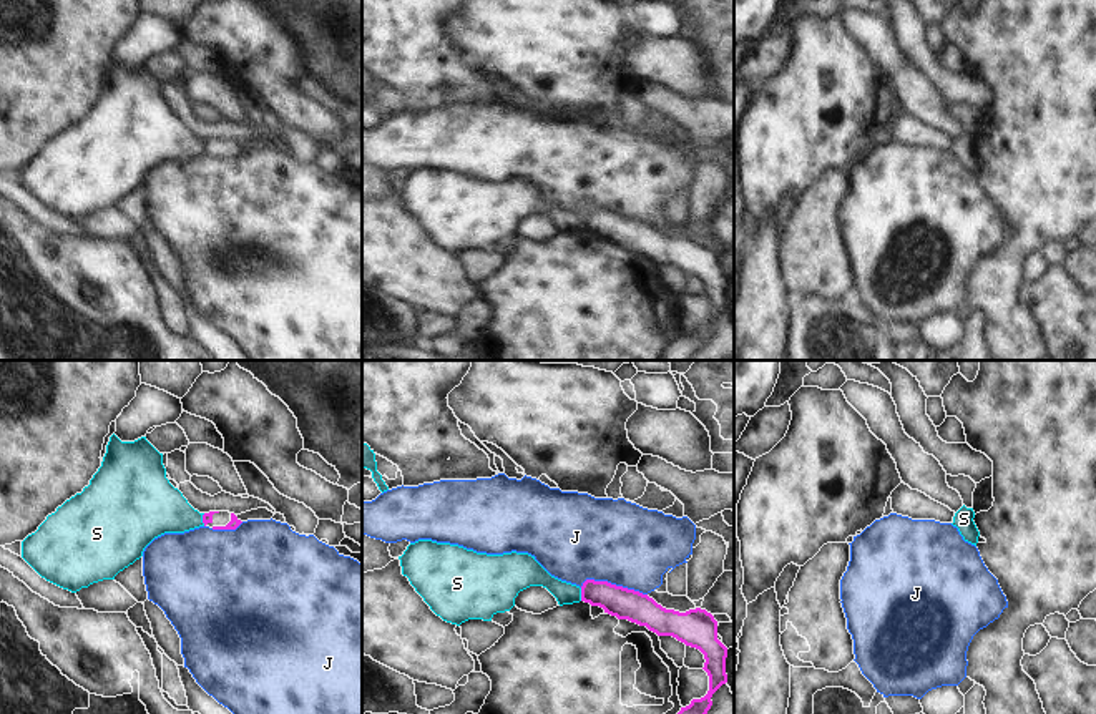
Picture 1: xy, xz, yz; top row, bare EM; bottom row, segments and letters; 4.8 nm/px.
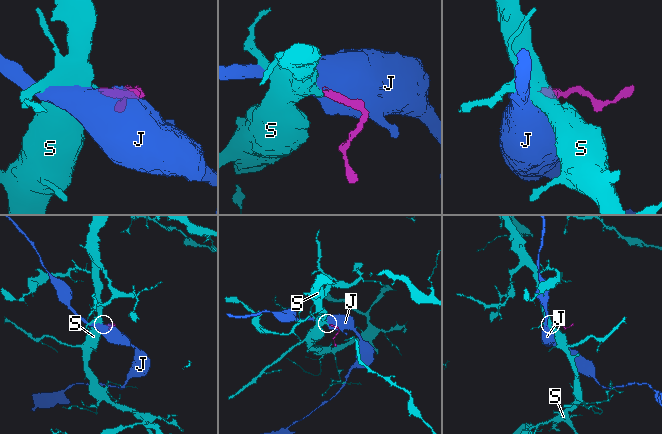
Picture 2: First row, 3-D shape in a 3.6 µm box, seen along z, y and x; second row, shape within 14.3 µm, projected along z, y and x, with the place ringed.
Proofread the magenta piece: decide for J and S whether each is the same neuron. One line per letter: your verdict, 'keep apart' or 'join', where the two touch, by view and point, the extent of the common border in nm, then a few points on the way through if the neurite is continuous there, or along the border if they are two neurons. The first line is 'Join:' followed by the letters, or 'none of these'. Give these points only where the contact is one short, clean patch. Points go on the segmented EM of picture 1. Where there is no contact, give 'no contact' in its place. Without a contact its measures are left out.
Join: none of these
J: keep apart | xz (613, 585) | 340 nm | along xz (580, 586), (587, 580), (606, 580), (646, 595)
S: keep apart | xz (582, 595) | 60 nm | along xz (580, 588), (582, 600)

